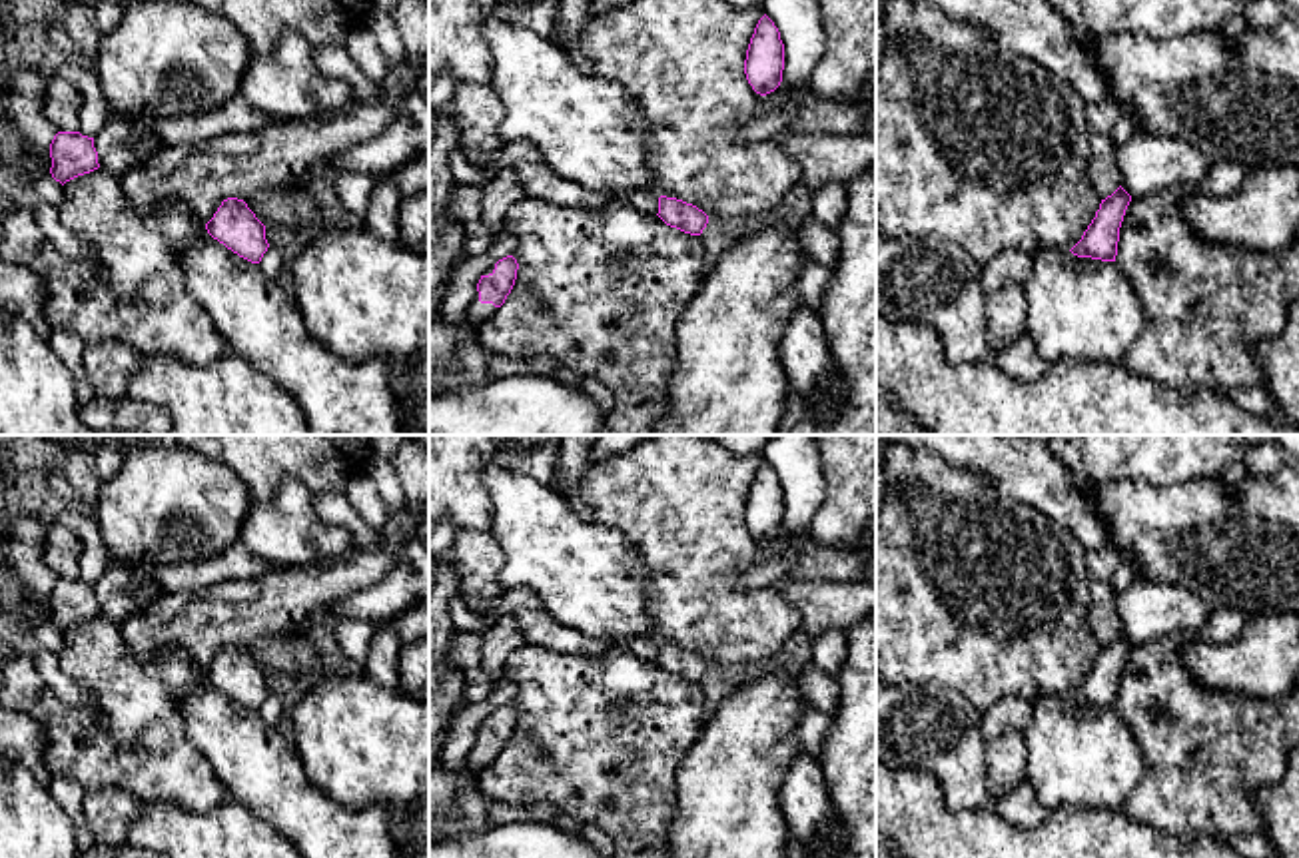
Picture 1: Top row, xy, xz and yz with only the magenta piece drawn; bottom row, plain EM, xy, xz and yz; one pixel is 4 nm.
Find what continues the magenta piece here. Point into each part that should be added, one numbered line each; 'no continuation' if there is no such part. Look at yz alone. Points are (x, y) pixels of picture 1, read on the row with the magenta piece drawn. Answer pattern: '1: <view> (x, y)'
no continuation

